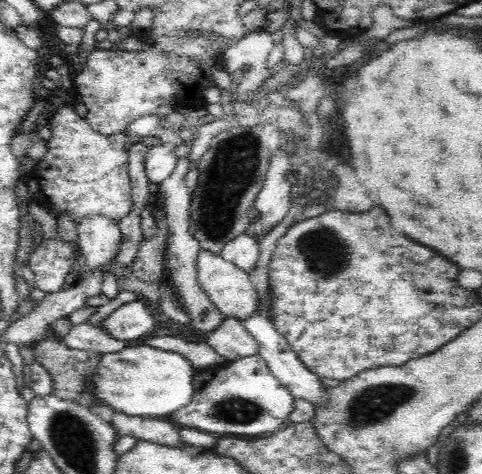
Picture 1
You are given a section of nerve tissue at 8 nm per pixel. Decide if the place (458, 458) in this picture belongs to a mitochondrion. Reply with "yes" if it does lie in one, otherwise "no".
yes

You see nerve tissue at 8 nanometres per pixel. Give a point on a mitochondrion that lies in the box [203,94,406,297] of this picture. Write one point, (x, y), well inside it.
(327, 256)

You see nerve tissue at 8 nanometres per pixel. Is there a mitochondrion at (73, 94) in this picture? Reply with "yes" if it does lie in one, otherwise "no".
no

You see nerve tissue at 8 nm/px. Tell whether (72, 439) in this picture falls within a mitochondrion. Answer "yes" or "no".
yes

